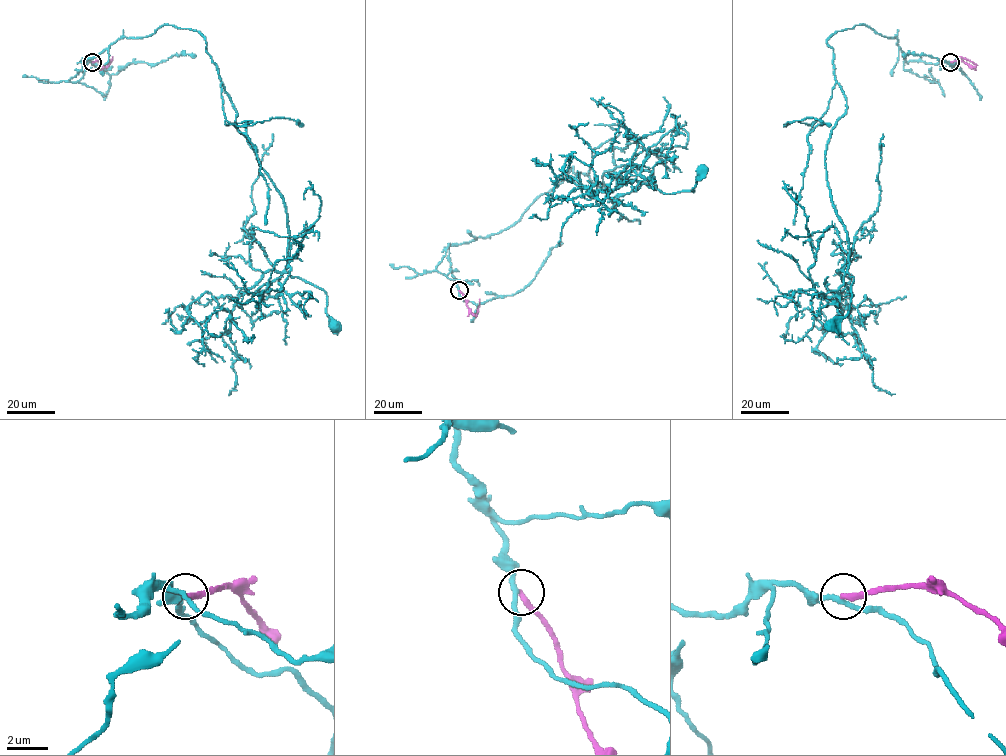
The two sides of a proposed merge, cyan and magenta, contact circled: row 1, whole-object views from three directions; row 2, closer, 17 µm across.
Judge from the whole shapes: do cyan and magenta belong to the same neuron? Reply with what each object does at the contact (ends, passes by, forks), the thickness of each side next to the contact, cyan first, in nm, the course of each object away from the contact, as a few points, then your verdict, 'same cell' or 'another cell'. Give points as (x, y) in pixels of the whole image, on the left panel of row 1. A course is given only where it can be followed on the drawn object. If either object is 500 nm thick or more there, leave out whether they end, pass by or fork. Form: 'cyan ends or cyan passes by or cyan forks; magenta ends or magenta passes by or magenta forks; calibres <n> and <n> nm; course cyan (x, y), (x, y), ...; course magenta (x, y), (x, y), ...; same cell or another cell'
cyan passes by; magenta ends; calibres 240 and 280 nm; course cyan (92, 62), (82, 60), (165, 24), (205, 38), (235, 126), (282, 199), (285, 271), (326, 294), (334, 326); course magenta (92, 61), (98, 61), (104, 67), (112, 56); another cell

